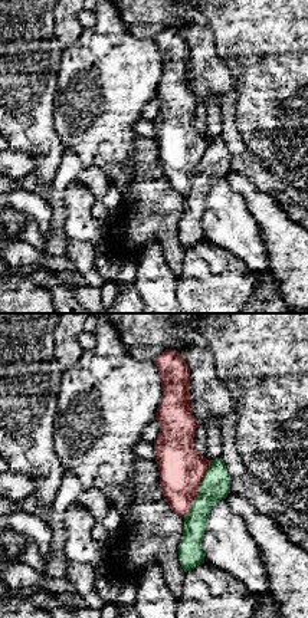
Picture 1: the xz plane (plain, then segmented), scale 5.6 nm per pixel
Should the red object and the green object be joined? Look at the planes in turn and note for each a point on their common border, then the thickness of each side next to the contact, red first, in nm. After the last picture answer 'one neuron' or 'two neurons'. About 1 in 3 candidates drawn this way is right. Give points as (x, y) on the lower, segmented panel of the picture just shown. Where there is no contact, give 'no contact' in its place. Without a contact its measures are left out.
(197, 490) | 260/160 nm

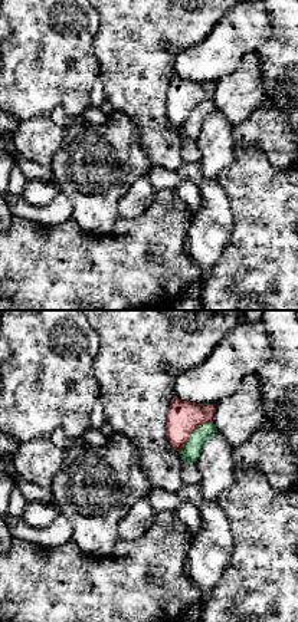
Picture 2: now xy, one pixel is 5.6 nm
(192, 431) | 180/110 nm

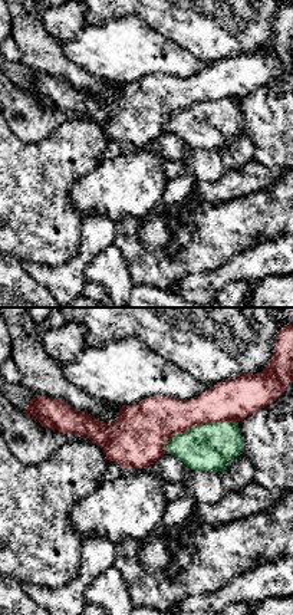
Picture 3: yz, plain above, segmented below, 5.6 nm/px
(196, 424) | 280/260 nm

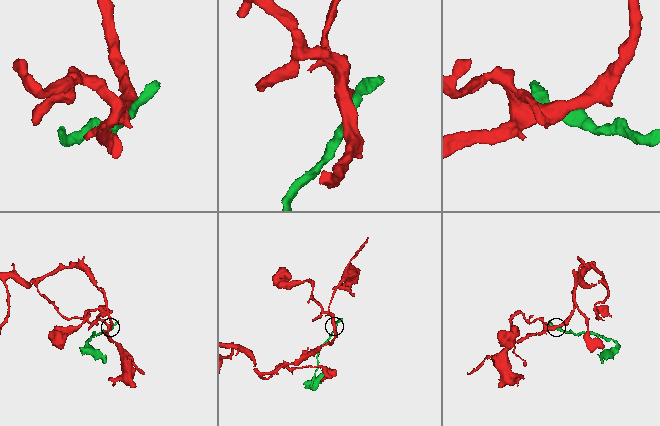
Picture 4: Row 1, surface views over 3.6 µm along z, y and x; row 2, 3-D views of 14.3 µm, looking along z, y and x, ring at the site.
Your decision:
two neurons

